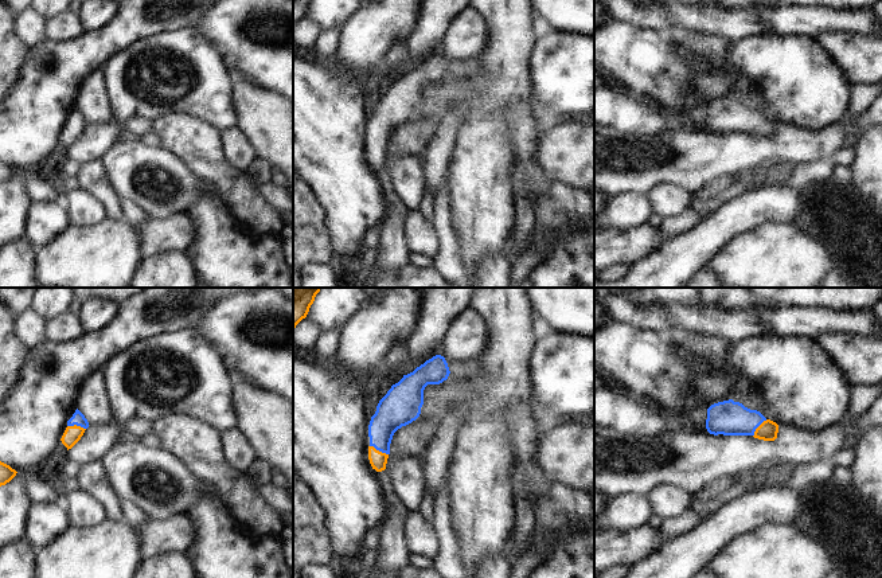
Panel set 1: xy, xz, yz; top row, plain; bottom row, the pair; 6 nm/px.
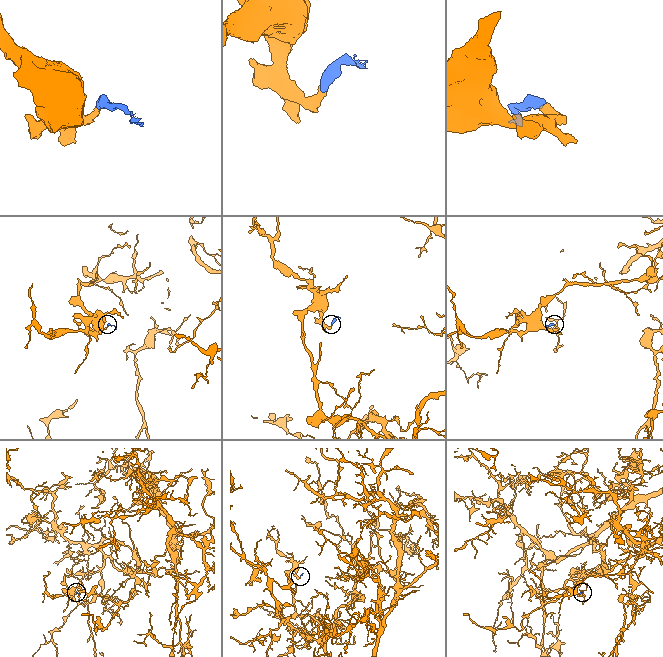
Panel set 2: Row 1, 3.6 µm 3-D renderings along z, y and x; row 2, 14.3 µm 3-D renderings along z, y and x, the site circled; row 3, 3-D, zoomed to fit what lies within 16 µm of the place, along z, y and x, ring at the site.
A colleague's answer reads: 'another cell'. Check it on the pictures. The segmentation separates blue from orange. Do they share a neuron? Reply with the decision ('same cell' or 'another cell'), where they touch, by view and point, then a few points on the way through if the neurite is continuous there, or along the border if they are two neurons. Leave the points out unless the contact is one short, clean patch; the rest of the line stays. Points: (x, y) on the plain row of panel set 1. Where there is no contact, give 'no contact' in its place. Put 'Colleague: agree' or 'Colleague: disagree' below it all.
same cell | xy (77, 124) | across xy (78, 117), (77, 124), (71, 135)
Colleague: disagree

